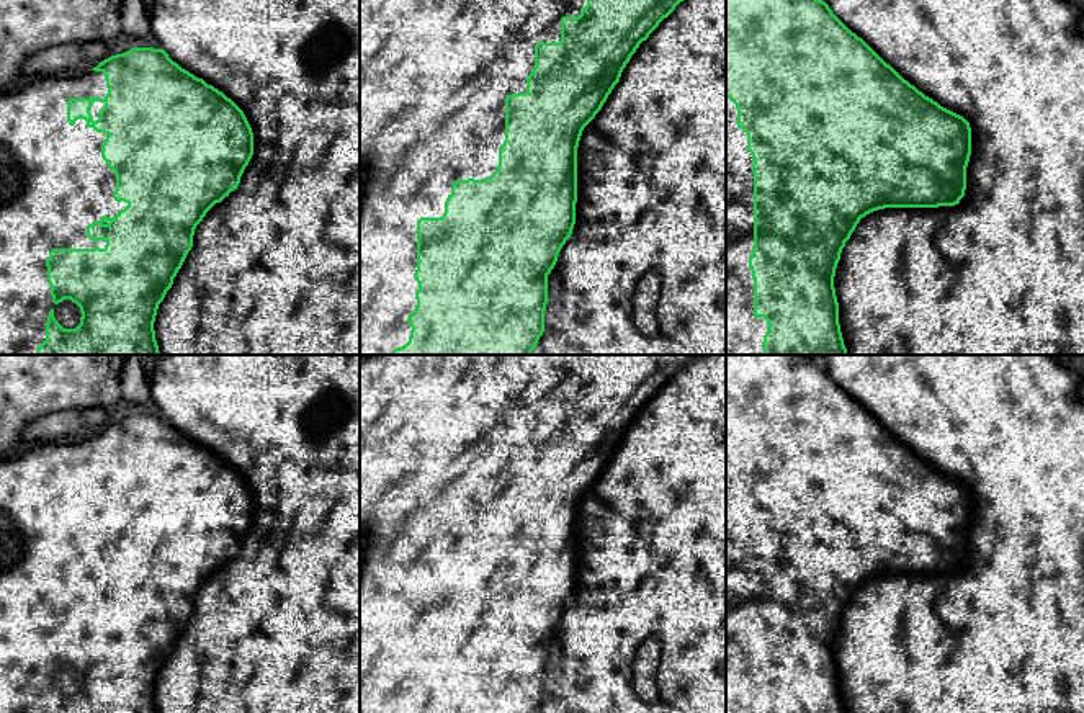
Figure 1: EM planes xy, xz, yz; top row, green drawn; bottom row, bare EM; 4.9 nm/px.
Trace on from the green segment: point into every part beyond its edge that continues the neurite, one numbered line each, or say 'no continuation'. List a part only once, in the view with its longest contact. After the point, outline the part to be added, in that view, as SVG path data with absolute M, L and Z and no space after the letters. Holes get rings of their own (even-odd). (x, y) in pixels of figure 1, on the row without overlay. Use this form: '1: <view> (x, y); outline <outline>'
1: xz (435, 430); outline M365 355L365 356L360 356L360 713L402 713L402 711L405 711L405 710L407 710L407 708L409 708L409 702L410 702L410 697L412 697L412 693L410 693L410 690L409 690L409 688L407 688L407 684L409 684L409 682L410 682L410 680L412 680L412 679L414 679L414 675L415 675L415 672L417 672L417 666L415 666L415 657L417 657L417 656L419 656L419 649L417 649L417 648L415 648L415 644L414 644L414 639L415 639L415 636L417 636L417 587L419 587L419 585L420 585L420 584L441 584L441 582L443 582L443 579L445 579L445 567L446 567L446 564L448 564L448 563L450 563L450 561L451 561L451 553L453 553L453 549L455 549L455 548L456 548L456 546L468 546L468 545L474 545L474 546L484 546L484 545L487 545L487 543L490 543L490 541L492 541L492 540L494 540L494 538L495 538L495 533L497 533L497 531L499 531L499 513L500 513L500 512L502 512L502 510L504 510L504 507L505 507L505 463L507 463L507 461L512 461L512 460L525 460L525 458L526 458L526 443L528 443L528 442L530 442L530 440L531 440L531 437L533 437L533 433L535 433L535 412L536 412L536 410L538 410L538 409L559 409L559 407L561 407L561 384L562 384L562 383L579 383L579 381L580 381L580 374L582 374L582 373L585 373L585 371L587 371L587 358L589 358L589 356L605 356L605 355Z

